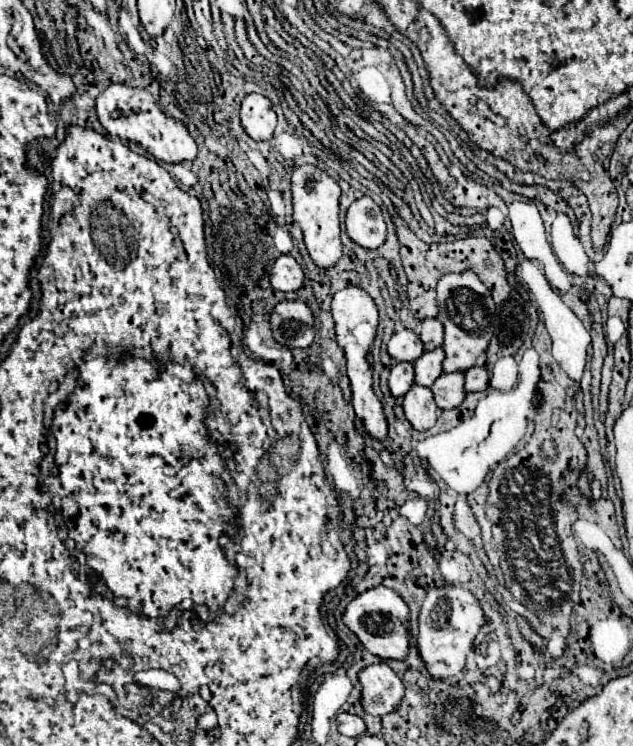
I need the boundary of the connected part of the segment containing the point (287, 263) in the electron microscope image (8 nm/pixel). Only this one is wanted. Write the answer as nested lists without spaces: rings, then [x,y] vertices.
[[[281,255],[273,263],[269,279],[277,291],[297,291],[303,285],[303,269],[291,255]]]

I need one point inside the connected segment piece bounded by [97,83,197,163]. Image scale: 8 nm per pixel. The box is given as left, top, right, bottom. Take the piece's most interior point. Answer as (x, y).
(131, 114)

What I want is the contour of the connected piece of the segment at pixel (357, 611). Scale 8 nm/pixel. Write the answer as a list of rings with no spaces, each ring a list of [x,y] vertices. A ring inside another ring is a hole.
[[[379,585],[373,589],[367,589],[365,593],[357,595],[353,601],[347,603],[341,621],[357,635],[357,639],[361,641],[361,645],[381,657],[381,659],[405,659],[407,657],[407,649],[409,649],[409,607],[405,605],[405,601],[391,589]]]

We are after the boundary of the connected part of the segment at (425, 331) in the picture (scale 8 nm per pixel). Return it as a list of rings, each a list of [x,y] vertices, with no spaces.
[[[425,319],[421,321],[421,333],[419,333],[425,351],[433,351],[441,347],[443,343],[443,325],[437,319]]]

